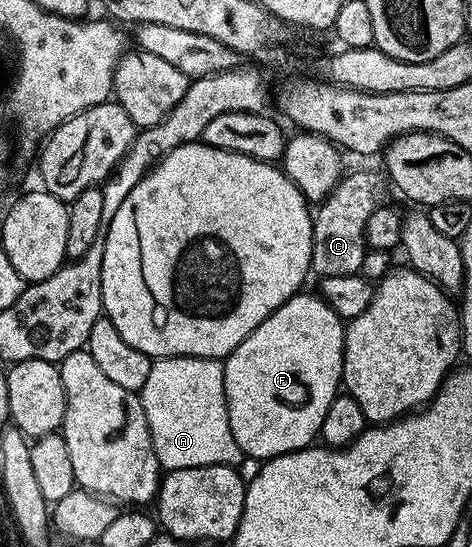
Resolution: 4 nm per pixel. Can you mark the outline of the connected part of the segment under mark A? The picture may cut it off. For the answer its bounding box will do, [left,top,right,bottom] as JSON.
[138,358,245,471]

